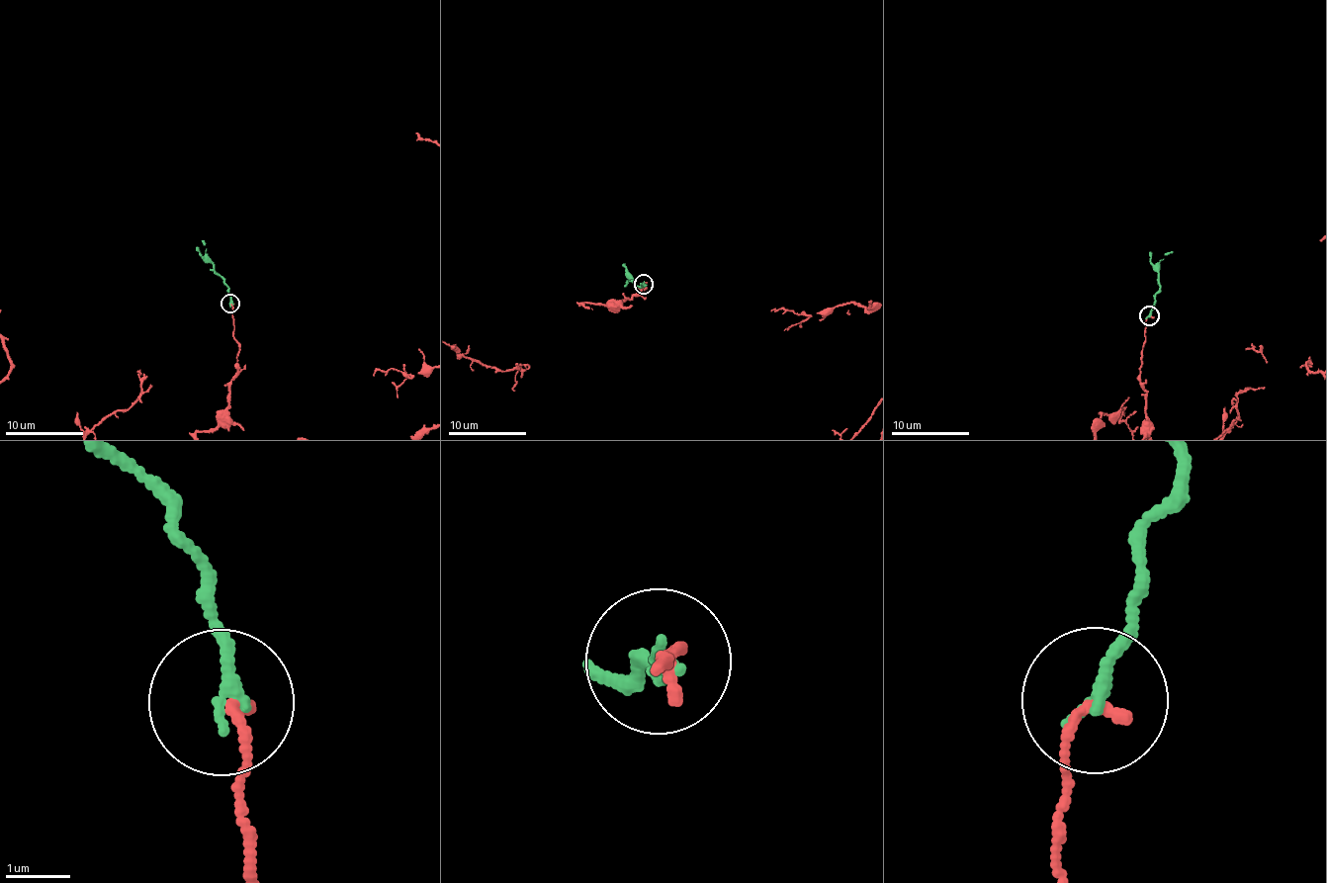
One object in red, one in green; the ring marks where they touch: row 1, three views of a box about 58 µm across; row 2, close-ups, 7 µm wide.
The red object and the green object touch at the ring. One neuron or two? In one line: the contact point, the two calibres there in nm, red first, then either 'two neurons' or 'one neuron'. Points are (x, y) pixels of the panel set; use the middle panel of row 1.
place (644, 284); calibres 170 and 220 nm; two neurons

